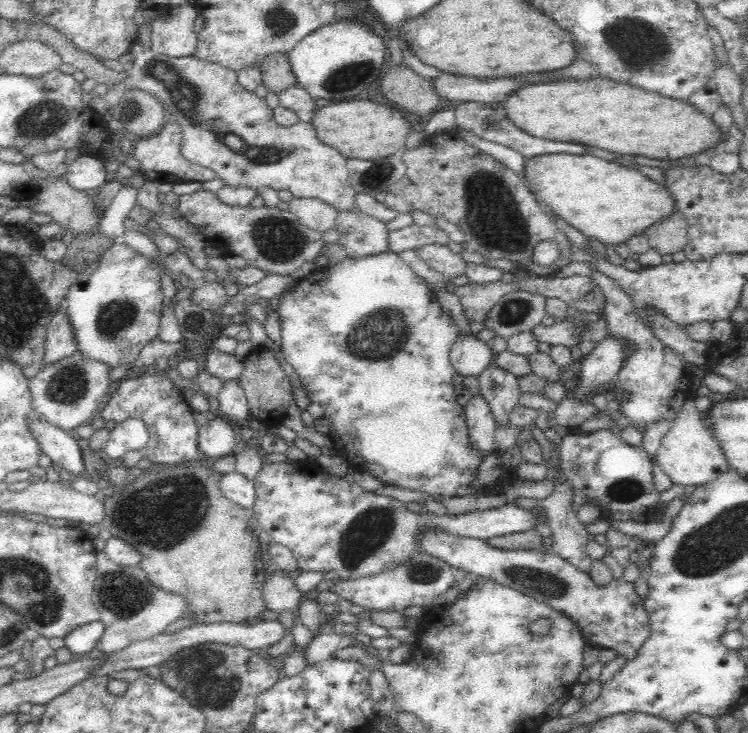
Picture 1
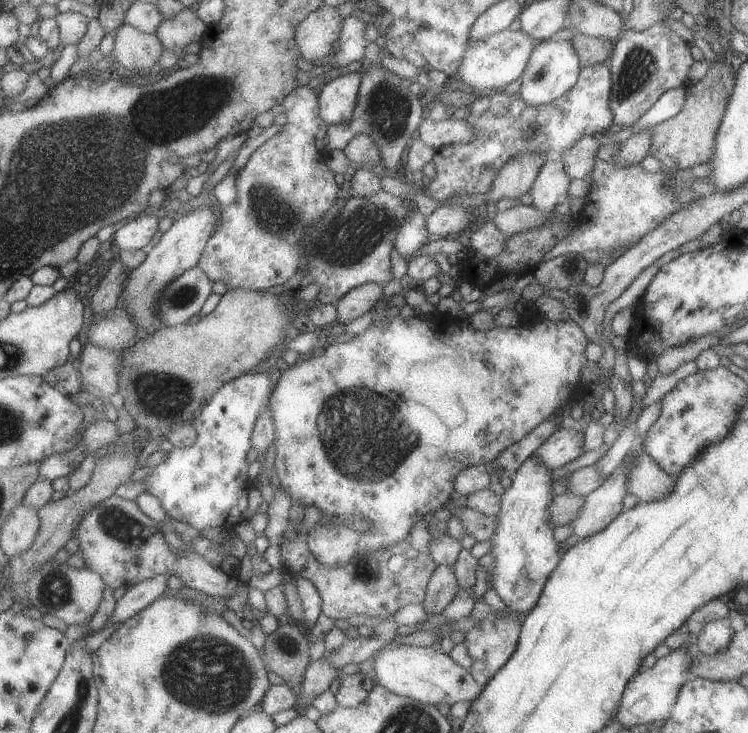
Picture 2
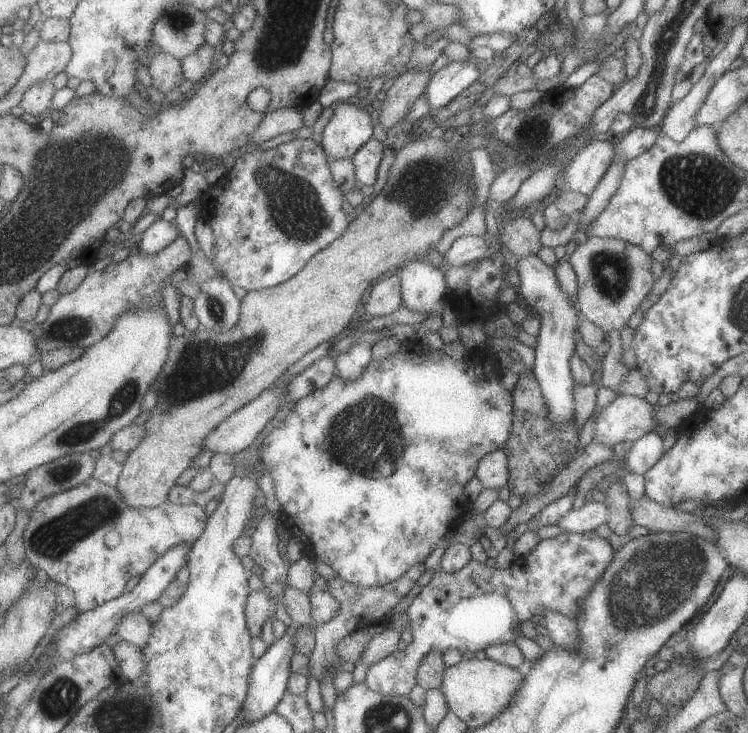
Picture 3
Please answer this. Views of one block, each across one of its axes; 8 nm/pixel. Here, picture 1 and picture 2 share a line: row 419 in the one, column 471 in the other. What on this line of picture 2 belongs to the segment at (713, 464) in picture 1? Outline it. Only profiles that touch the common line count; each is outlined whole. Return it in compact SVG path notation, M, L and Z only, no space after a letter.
M388 645L375 654L373 670L375 684L382 685L394 694L408 697L419 703L436 705L446 703L449 706L457 702L469 702L479 699L486 686L479 684L470 670L461 668L453 662L449 654L443 654L432 647L424 648L407 645Z

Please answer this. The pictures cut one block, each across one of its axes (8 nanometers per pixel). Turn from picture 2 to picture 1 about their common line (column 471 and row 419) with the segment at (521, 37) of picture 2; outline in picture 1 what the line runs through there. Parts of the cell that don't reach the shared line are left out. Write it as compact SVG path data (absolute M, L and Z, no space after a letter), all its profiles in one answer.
M79 348L70 356L44 365L29 379L36 413L54 427L73 433L77 427L89 423L99 414L100 403L108 393L111 369L103 360L88 358Z

